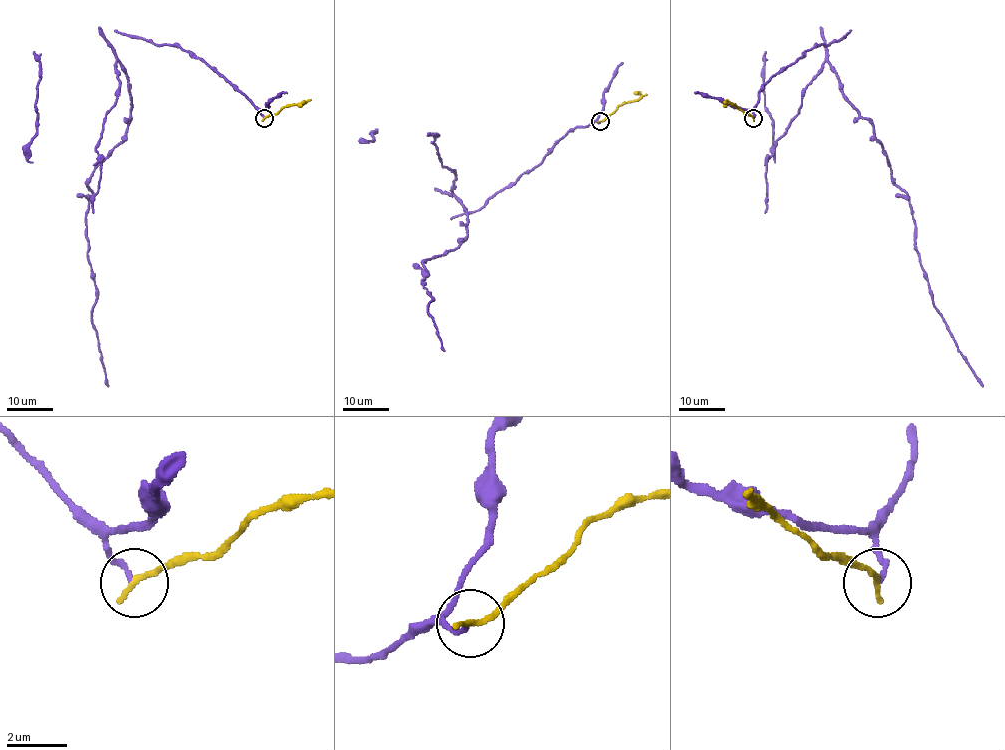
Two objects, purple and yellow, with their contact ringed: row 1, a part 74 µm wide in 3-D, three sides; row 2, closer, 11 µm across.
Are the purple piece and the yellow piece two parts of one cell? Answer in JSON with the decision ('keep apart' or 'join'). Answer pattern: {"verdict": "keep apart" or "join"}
{"verdict": "keep apart"}

